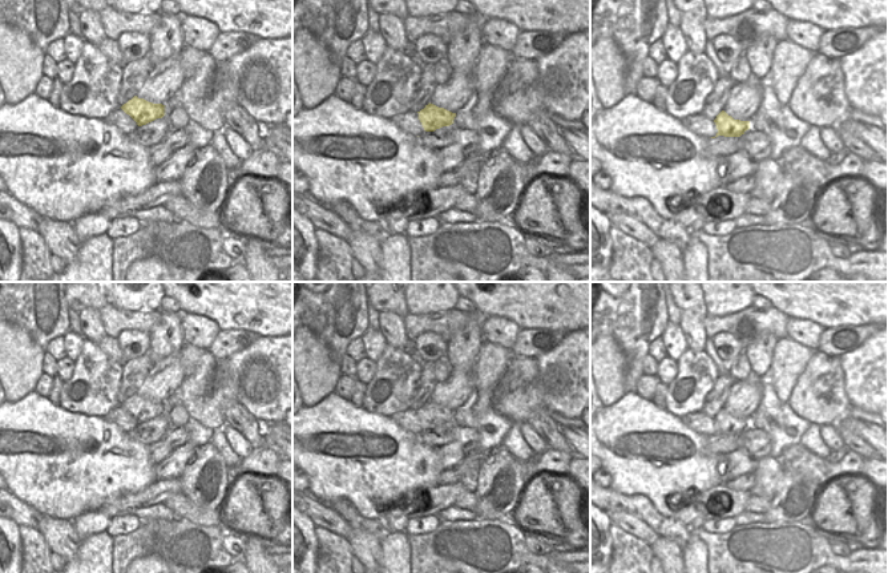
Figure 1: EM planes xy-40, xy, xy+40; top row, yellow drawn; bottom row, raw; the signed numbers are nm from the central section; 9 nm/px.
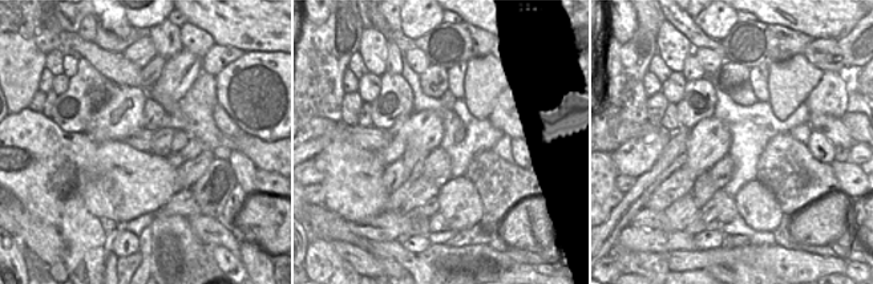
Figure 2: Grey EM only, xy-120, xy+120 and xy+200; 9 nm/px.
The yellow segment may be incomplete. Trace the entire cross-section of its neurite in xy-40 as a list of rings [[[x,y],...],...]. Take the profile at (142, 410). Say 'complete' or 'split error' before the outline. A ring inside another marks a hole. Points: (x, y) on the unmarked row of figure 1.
complete; [[[137,394],[124,401],[121,407],[129,412],[138,424],[146,423],[165,413],[165,403],[153,401],[144,396],[138,396]]]

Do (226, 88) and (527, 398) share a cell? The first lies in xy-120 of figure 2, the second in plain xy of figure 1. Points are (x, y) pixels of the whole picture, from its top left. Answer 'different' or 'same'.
different

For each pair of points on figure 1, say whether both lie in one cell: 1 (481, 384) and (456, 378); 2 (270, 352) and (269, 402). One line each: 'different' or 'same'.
1: different
2: same

